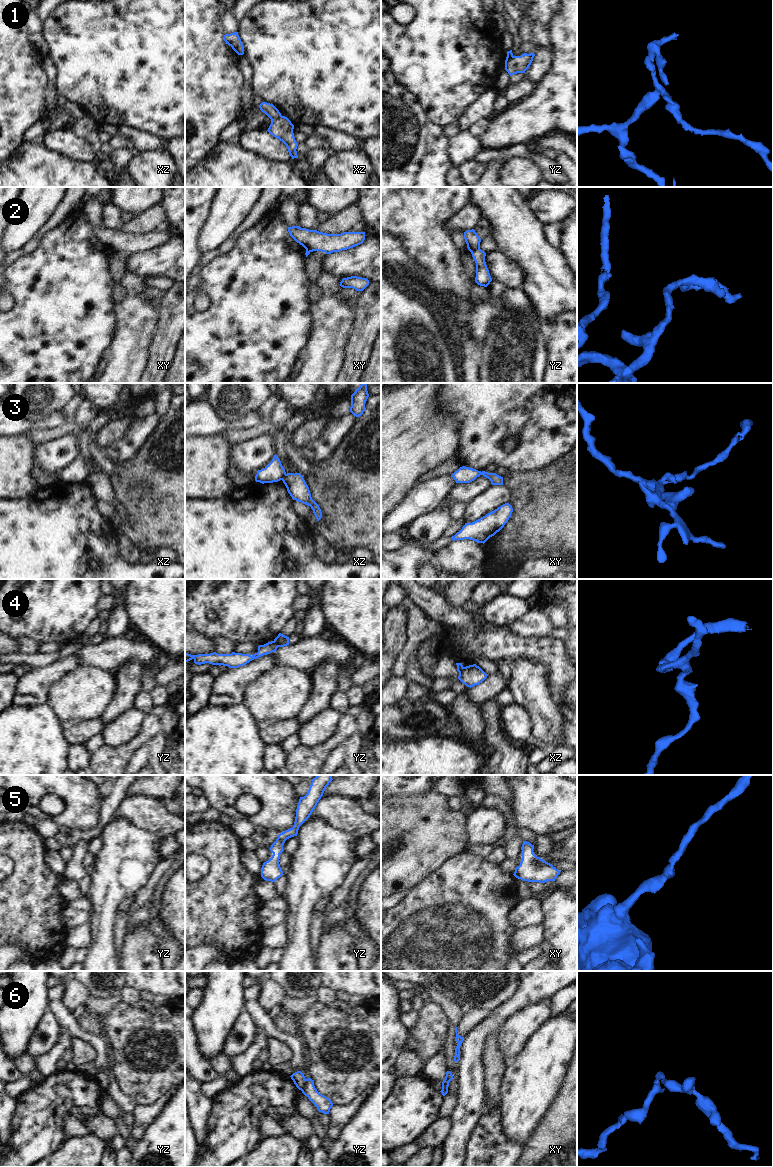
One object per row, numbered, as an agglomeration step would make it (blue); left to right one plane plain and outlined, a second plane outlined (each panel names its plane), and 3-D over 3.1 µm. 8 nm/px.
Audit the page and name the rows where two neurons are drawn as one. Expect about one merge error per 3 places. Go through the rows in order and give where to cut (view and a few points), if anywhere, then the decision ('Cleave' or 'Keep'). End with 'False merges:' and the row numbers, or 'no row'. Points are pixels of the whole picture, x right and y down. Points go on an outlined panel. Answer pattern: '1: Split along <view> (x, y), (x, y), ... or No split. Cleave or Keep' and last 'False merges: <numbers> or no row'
1: Split along xz (281, 115), (272, 120). Cleave
2: Split along yz (479, 247), (471, 252). Cleave
3: Split along xz (285, 473), (280, 479). Cleave
4: Split along yz (272, 641), (278, 646). Cleave
5: No split. Keep
6: Split along yz (305, 1079), (305, 1084), (301, 1090). Cleave
False merges: 1, 2, 3, 4, 6

